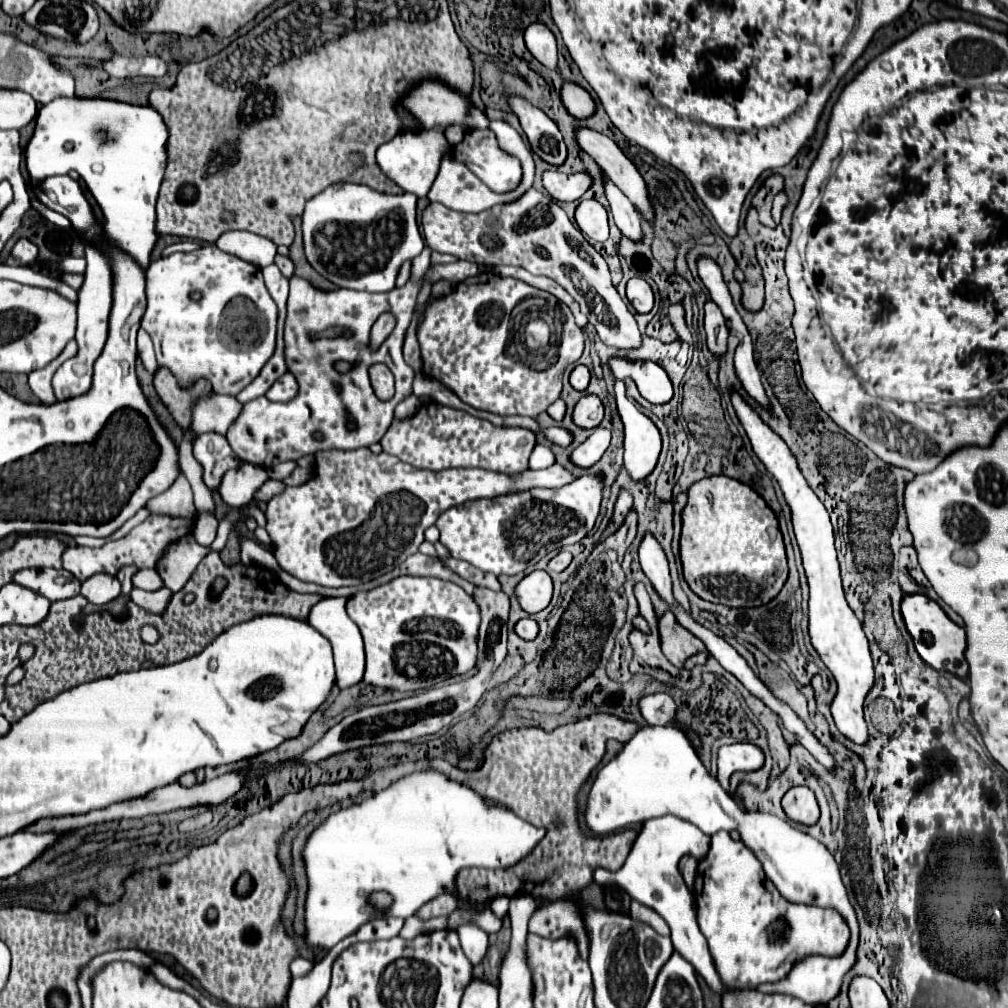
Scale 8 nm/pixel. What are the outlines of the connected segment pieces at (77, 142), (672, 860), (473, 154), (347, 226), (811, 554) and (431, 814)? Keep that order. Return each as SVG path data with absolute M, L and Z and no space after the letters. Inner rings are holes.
M61 97L43 105L35 123L35 133L25 149L31 183L37 186L47 177L77 171L103 209L107 239L131 253L147 269L157 241L155 203L167 161L167 125L163 117L151 107L107 99ZM69 141L73 141L73 151L65 149Z
M673 815L647 819L631 847L631 853L629 853L625 865L615 872L597 868L593 873L593 879L594 882L602 886L617 885L633 901L639 901L641 905L655 909L671 927L671 941L673 941L675 951L679 951L695 967L695 971L699 975L703 975L703 979L715 993L723 995L725 987L721 985L721 981L717 977L713 959L707 949L707 941L697 927L695 897L679 873L679 859L688 854L702 859L709 850L709 841L711 839L705 833L701 833L697 827L693 827L691 823L687 823L683 819L677 819Z
M467 131L463 143L455 145L457 159L463 161L489 189L497 193L511 191L521 181L521 165L515 157L497 149L493 131Z
M337 183L315 195L305 205L303 213L303 241L305 241L305 255L307 261L321 273L325 279L333 281L337 287L369 291L369 293L387 293L395 289L395 279L399 267L405 261L417 257L425 241L417 227L417 197L413 193L401 195L383 195L367 185L353 185L353 183Z
M731 393L733 407L737 411L737 417L741 425L745 427L749 441L753 445L755 455L761 459L761 463L767 467L767 471L779 481L785 499L791 507L793 513L793 527L797 535L797 543L803 555L803 567L807 573L809 581L809 635L811 643L817 649L819 657L827 665L827 669L835 675L835 681L839 685L839 691L831 703L831 713L835 719L837 729L853 743L865 745L869 739L867 733L867 723L863 719L863 701L869 689L873 687L873 661L869 653L869 643L867 637L861 629L859 619L851 611L851 607L845 601L843 587L841 587L841 577L839 577L839 563L837 563L837 553L833 545L833 527L829 521L829 513L819 501L819 497L811 491L807 485L805 477L801 475L797 461L785 441L777 437L763 421L761 417L743 401L739 393Z
M415 771L399 781L395 781L393 785L389 785L387 789L371 795L369 799L365 799L361 805L353 805L349 809L341 809L333 815L329 815L323 825L319 825L313 835L307 839L307 845L303 849L303 857L305 857L305 867L307 867L307 879L309 879L309 891L307 891L307 901L305 901L305 925L307 925L307 943L313 943L313 945L319 945L321 949L331 949L335 943L339 943L341 939L345 939L347 935L355 933L365 921L367 921L367 915L361 913L363 905L365 905L365 899L371 891L389 891L393 893L393 897L399 897L399 917L401 919L407 919L411 915L415 915L415 911L427 903L429 899L437 897L439 893L453 893L457 895L457 891L453 889L453 881L455 881L455 875L459 869L463 867L489 867L489 869L499 869L499 867L509 867L509 865L515 865L521 857L525 857L525 853L531 853L533 845L537 845L537 841L545 835L545 829L537 829L533 827L531 823L519 819L511 809L505 809L505 807L489 807L481 795L477 795L473 789L457 783L457 781L451 781L447 779L443 773L437 773L437 771Z

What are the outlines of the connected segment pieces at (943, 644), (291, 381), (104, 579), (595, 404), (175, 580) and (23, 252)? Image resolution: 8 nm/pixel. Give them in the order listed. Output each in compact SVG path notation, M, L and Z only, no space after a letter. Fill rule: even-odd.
M905 595L903 603L901 603L901 611L903 611L903 617L905 617L907 629L913 637L913 641L915 641L915 649L917 649L919 657L937 671L945 669L945 671L961 677L963 681L969 681L969 667L967 667L967 661L965 661L965 647L967 647L965 629L955 625L947 617L947 613L933 599L925 597L925 595ZM923 633L931 635L931 645L925 643Z
M285 373L283 377L279 377L275 381L275 385L265 393L265 397L269 401L289 401L297 395L297 389L299 389L299 385L297 385L295 377L291 373Z
M107 573L91 575L81 585L81 595L87 597L89 603L95 603L95 605L105 605L105 603L113 601L119 593L121 593L119 579L113 575L107 575Z
M585 395L575 405L573 423L581 429L595 429L601 423L601 417L603 417L603 405L601 405L599 397Z
M189 533L169 543L169 547L163 551L163 555L157 561L155 571L163 579L163 585L175 593L183 589L183 585L189 581L189 577L197 569L199 561L210 552L211 549L201 547L195 541L193 533Z
M19 239L13 247L13 255L21 257L23 265L33 265L33 261L37 261L37 247L29 239Z

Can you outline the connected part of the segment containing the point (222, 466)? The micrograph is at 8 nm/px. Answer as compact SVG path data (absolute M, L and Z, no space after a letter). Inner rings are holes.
M203 433L193 441L193 455L203 465L203 481L211 491L217 491L223 475L241 463L229 447L225 435Z

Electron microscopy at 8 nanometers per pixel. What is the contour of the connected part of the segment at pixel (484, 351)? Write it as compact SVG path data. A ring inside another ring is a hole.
M481 271L455 285L449 295L429 299L423 321L417 327L421 345L423 373L449 387L467 405L495 415L537 417L561 395L565 369L583 353L583 331L577 327L573 313L559 299L513 277L499 277L493 271ZM559 339L557 355L541 355L541 347Z

